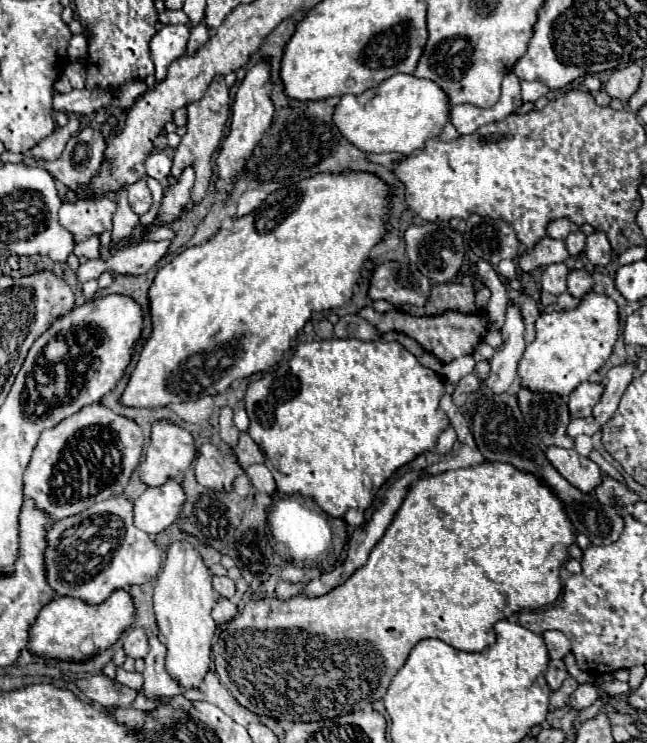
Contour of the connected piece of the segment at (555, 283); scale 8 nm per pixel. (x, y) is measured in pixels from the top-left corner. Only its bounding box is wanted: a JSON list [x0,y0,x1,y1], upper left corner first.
[542,263,570,295]

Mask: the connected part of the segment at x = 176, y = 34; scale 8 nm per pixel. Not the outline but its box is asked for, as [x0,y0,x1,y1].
[150,25,190,81]

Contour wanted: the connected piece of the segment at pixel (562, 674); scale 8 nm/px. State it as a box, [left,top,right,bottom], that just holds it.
[546,661,568,691]

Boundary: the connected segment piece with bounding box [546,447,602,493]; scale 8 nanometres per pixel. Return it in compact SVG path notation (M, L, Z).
M548 447L546 457L568 483L572 483L584 493L590 493L602 479L600 467L588 457L578 455L574 449Z

